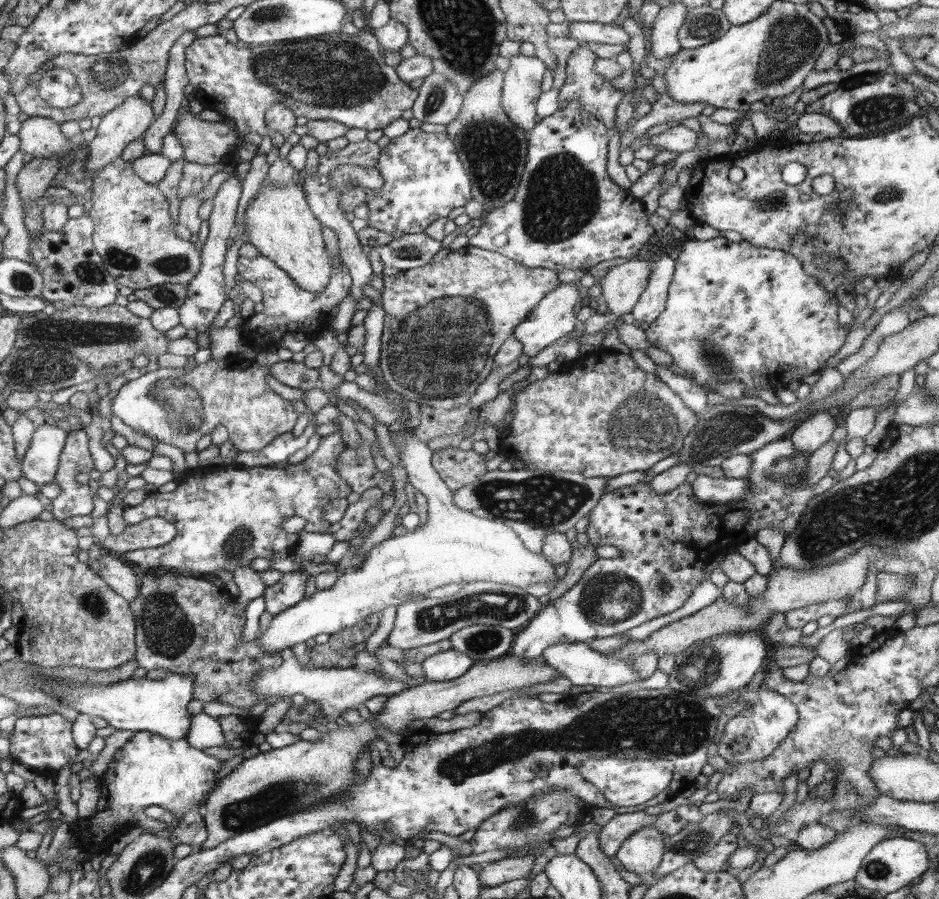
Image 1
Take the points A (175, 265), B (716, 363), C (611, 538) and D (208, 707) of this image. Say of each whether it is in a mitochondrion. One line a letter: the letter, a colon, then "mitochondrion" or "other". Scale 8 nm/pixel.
A: mitochondrion
B: mitochondrion
C: other
D: other

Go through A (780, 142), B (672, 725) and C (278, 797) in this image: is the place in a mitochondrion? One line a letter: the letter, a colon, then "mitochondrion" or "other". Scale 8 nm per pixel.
A: other
B: mitochondrion
C: mitochondrion

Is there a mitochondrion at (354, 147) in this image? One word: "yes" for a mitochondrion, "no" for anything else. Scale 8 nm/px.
no

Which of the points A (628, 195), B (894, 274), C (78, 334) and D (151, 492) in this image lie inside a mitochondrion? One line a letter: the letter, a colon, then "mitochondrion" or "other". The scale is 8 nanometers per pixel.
A: other
B: other
C: mitochondrion
D: other

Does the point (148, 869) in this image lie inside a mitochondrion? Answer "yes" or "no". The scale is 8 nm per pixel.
yes

